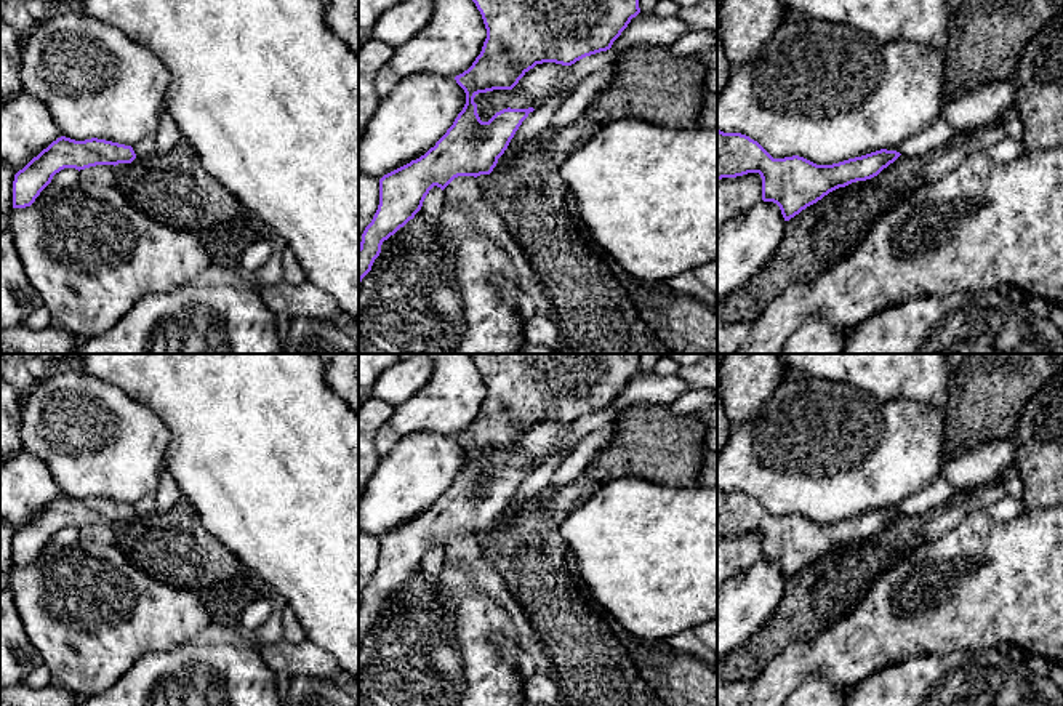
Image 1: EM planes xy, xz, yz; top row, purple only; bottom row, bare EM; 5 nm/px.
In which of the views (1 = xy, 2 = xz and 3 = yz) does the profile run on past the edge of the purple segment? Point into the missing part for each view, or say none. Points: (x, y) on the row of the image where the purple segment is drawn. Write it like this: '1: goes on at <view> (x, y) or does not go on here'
1: does not go on here
2: does not go on here
3: does not go on here

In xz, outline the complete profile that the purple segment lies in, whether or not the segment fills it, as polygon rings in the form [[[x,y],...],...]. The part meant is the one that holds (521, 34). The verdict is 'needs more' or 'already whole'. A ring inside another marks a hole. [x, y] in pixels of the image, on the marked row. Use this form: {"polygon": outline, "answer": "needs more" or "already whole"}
{"polygon": [[[472,0],[482,14],[487,38],[483,42],[480,54],[475,58],[472,66],[463,74],[456,75],[456,83],[466,93],[466,104],[463,110],[455,118],[453,125],[447,133],[431,147],[424,155],[410,163],[384,174],[379,179],[379,205],[362,234],[362,242],[359,247],[359,285],[362,279],[371,271],[375,259],[381,253],[381,245],[391,235],[394,235],[400,227],[403,227],[415,215],[421,210],[423,202],[429,191],[437,186],[442,191],[458,176],[480,176],[490,174],[498,163],[498,158],[507,149],[515,131],[522,122],[533,112],[528,109],[503,109],[496,112],[488,122],[482,122],[477,114],[477,104],[474,98],[479,93],[487,93],[493,90],[512,90],[519,80],[536,64],[556,62],[562,66],[572,66],[576,61],[607,51],[612,48],[613,42],[628,27],[632,18],[640,13],[639,0]]], "answer": "already whole"}

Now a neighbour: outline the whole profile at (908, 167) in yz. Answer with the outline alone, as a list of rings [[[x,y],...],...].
[[[943,149],[921,157],[900,155],[877,176],[839,187],[786,221],[778,248],[749,282],[732,295],[717,299],[717,327],[735,322],[754,323],[767,306],[792,283],[812,283],[831,266],[847,258],[868,235],[876,221],[895,208],[911,191],[925,181],[925,165]]]

